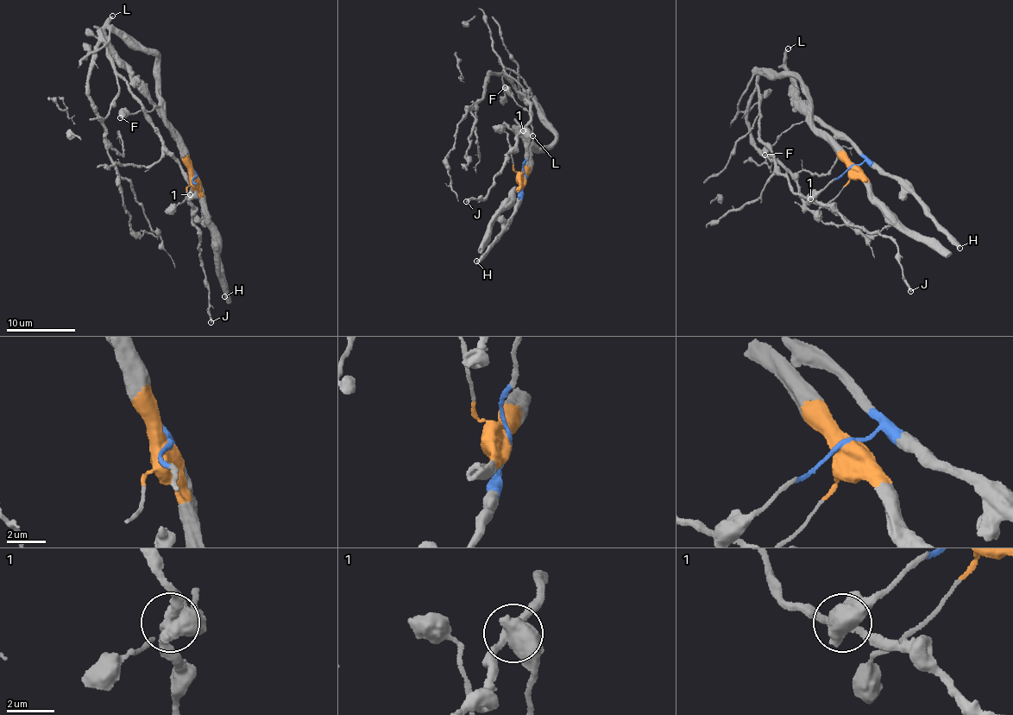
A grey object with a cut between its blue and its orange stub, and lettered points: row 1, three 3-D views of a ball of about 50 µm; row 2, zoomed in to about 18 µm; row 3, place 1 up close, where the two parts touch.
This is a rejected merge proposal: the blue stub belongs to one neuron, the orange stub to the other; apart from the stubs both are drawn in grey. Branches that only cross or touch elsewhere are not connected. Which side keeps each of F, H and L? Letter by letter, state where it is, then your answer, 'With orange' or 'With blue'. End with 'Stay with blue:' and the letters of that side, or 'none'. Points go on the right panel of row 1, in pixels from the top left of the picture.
F: Place: (764, 155). With orange
H: Place: (959, 248). With blue
L: Place: (788, 48). With blue
Stay with blue: H, L

